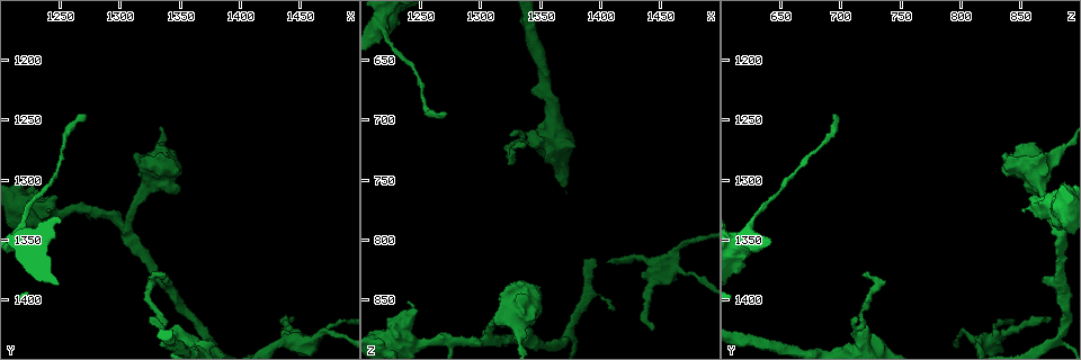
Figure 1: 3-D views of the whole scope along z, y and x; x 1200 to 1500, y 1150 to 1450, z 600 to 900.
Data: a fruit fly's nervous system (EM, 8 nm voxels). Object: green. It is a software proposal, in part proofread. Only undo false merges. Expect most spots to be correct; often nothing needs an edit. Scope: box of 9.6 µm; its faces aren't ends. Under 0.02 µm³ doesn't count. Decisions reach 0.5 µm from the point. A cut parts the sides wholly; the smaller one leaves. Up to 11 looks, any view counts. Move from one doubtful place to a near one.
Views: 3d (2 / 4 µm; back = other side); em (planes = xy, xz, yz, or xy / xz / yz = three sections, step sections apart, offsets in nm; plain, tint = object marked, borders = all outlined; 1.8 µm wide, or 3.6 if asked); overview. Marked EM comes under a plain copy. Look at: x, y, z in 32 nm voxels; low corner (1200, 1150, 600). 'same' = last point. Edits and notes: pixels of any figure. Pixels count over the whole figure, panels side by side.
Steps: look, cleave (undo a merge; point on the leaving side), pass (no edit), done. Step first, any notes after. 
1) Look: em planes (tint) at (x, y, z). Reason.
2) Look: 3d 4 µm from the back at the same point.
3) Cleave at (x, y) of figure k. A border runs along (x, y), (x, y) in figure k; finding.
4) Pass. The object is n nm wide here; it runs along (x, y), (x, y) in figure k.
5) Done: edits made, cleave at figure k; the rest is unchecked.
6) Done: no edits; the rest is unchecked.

Look: em 3.6 µm xy step 8 (tint) at (1240, 1324, 866). Thick turns thin.

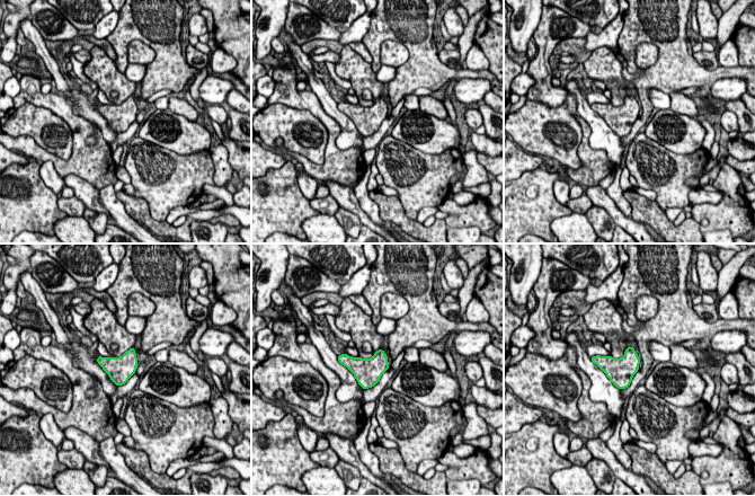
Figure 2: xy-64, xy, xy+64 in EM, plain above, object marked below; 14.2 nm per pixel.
Look: em 3.6 µm planes (borders) at the same point.

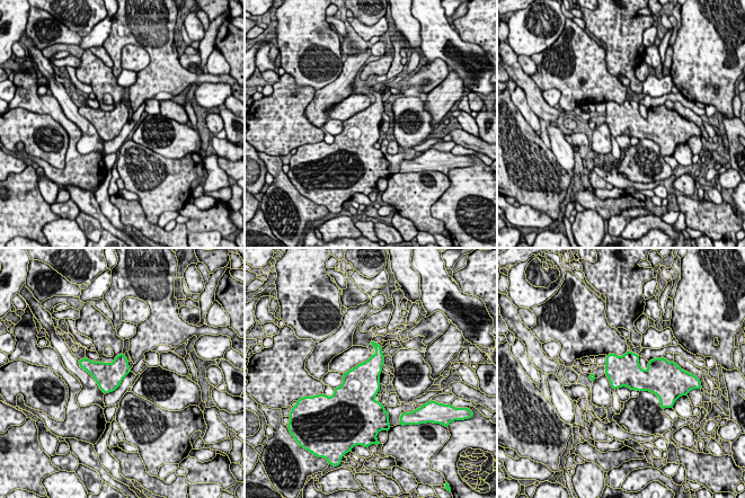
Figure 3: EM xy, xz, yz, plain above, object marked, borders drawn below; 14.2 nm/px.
Pass. Continuous, no second neuron.

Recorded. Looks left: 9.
Look: 3d 4 µm at (1348, 1432, 722). Thick turns thin.

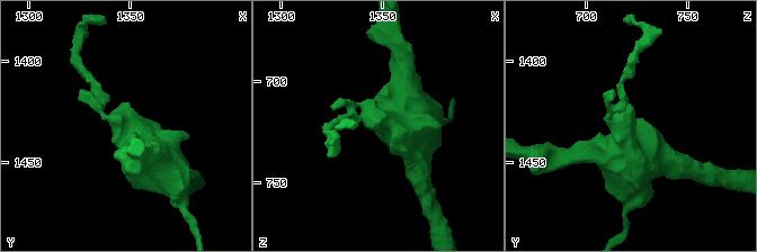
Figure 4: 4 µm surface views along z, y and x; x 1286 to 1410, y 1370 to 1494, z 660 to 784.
Look: em 3.6 µm xy step 4 (tint) at (1348, 1434, 719). Shape alone is not enough.

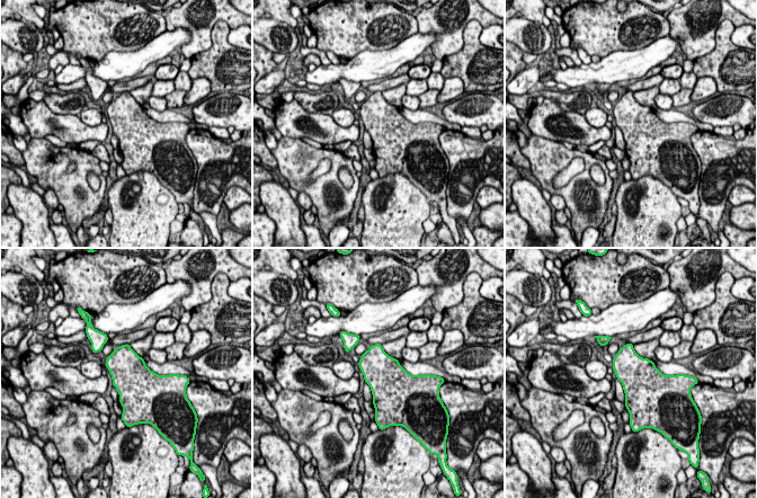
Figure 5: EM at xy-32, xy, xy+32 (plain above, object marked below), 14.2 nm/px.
Look: em 3.6 µm planes (tint) at the same point.

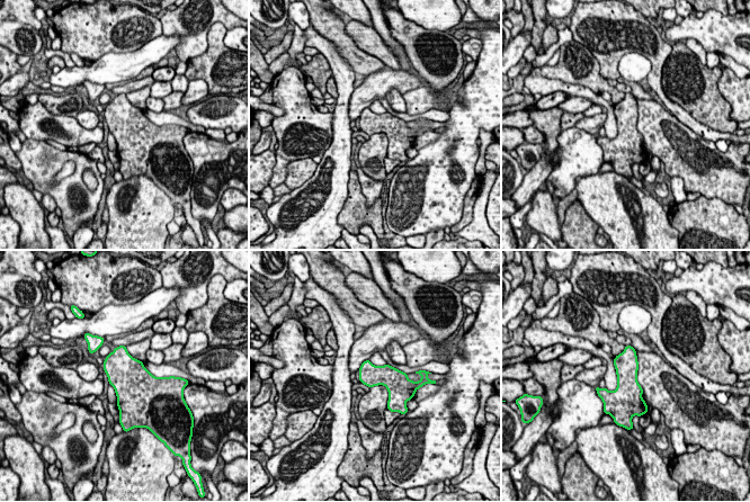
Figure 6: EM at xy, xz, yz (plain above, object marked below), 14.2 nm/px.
Pass. All the same neuron.

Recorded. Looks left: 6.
Look: em xz step 8 (tint) at (1222, 1324, 636). Sudden change in width.

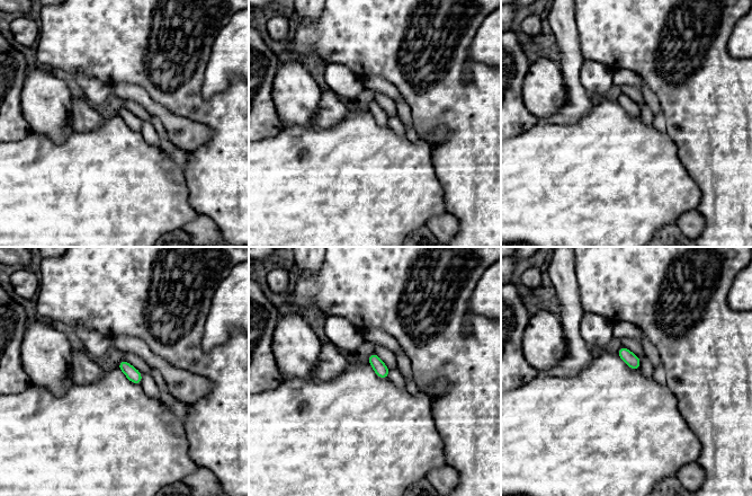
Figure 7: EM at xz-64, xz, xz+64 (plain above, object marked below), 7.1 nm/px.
Look: em planes (tint) at the same point. Cut it another way.

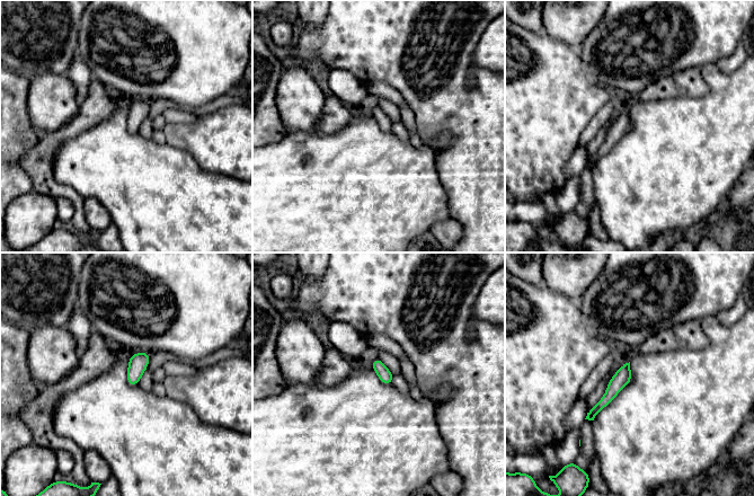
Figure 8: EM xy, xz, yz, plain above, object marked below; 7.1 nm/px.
Pass. The object is 100 nm wide here; it runs along (627, 366), (611, 393), (590, 416) in figure 8; all the same neuron.

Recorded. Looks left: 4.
Look: em xz step 16 (tint) at (1464, 1434, 824). Small branch off a trunk.

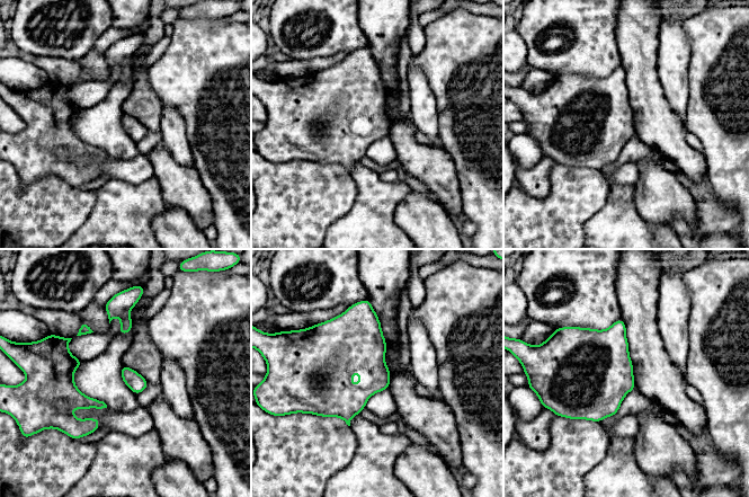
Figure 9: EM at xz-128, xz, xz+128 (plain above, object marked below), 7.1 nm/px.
Look: em planes (tint) at the same point. Another direction.

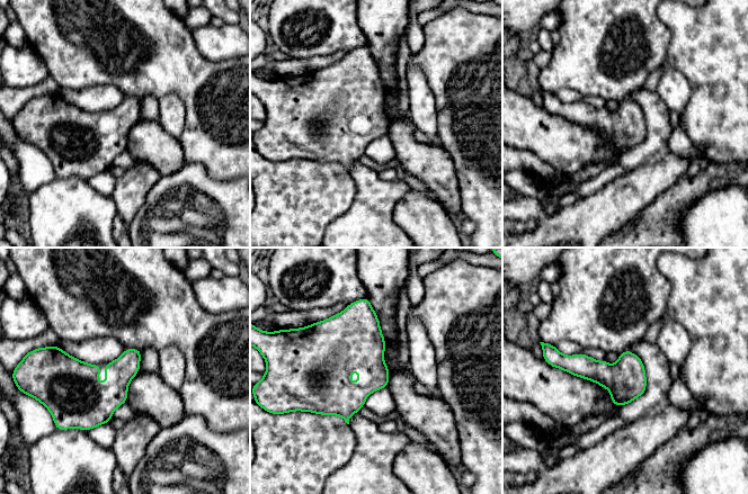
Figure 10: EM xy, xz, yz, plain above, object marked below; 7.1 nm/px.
Pass. All the same neuron.

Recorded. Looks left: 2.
Done: no edits; the rest is unchecked.

